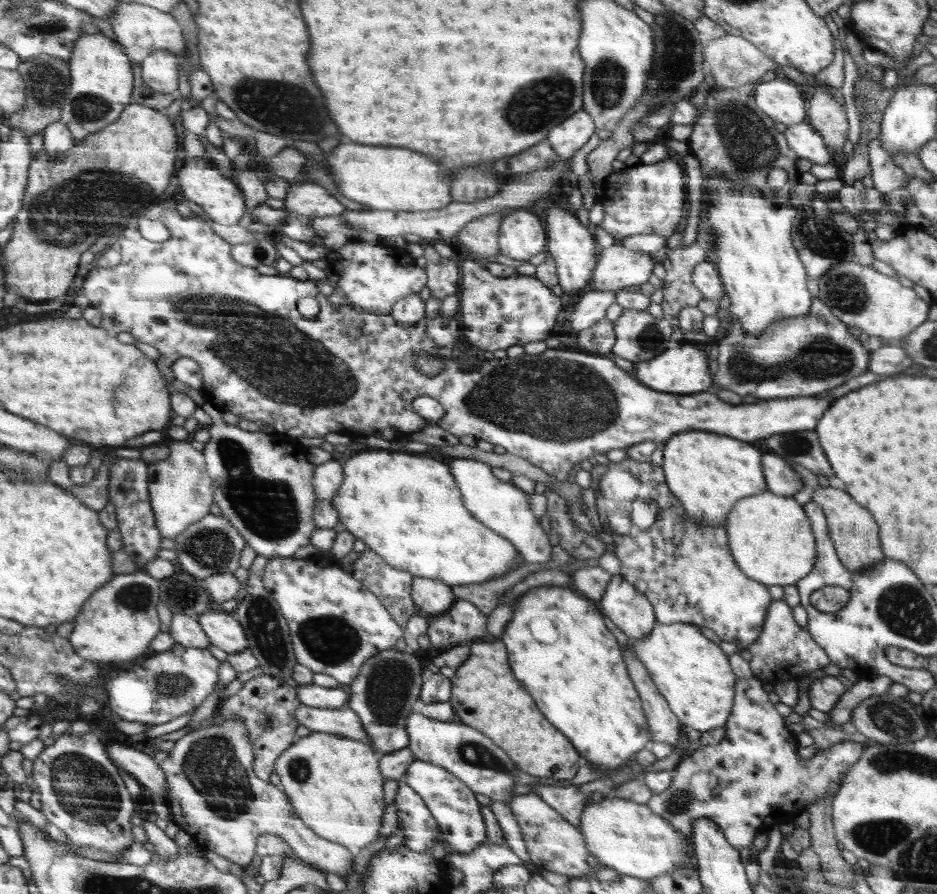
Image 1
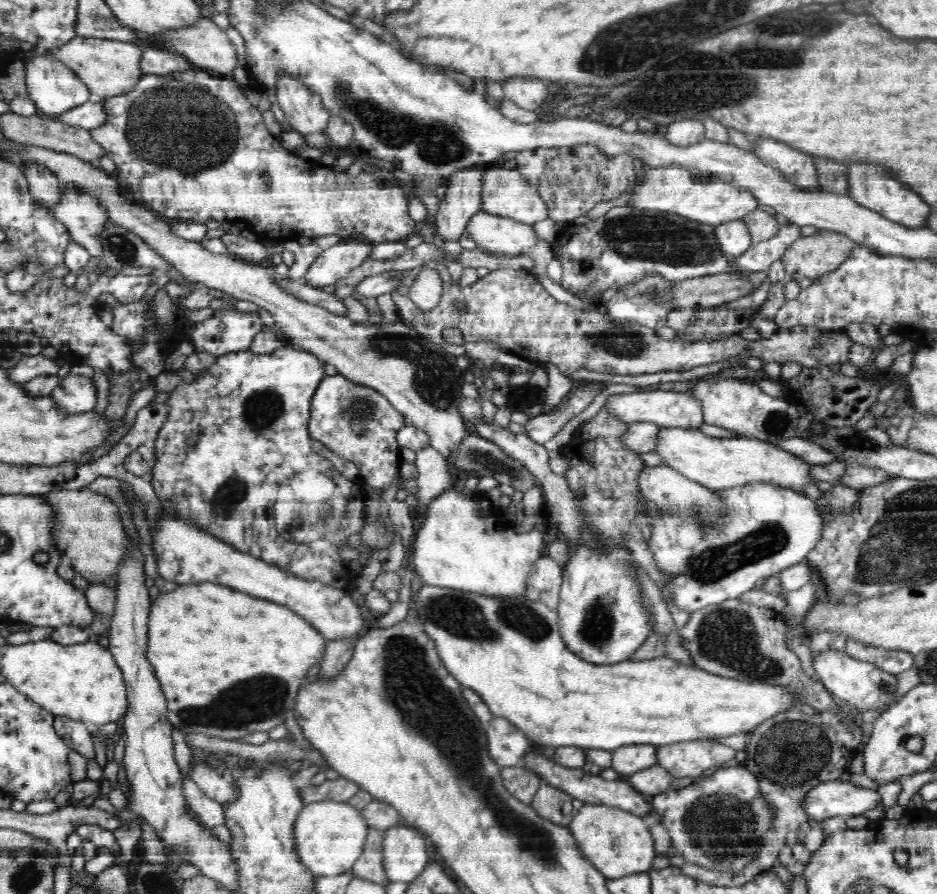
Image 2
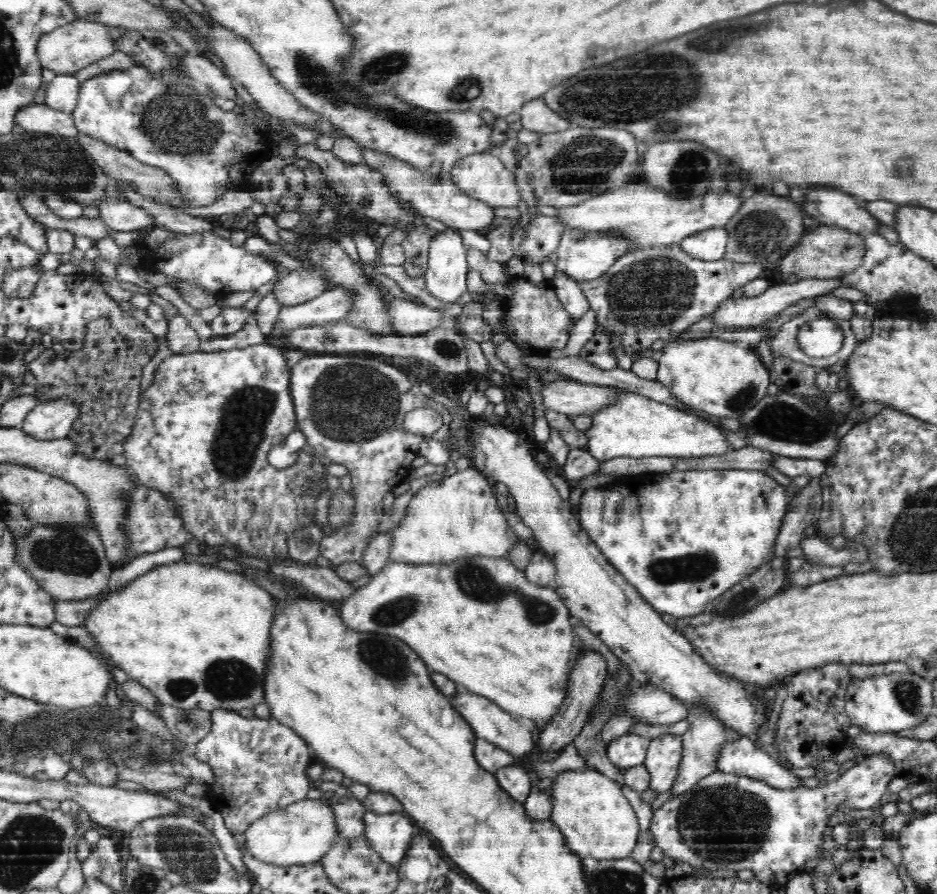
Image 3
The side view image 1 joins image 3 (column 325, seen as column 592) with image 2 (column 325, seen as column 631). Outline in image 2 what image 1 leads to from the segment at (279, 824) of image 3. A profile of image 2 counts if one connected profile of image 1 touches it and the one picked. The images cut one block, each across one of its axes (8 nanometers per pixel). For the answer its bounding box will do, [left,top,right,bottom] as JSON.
[293,801,369,877]

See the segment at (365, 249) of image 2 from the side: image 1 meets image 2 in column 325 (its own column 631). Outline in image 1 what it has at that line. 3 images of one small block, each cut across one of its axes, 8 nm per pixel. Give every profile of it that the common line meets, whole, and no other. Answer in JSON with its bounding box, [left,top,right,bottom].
[591,246,654,293]

